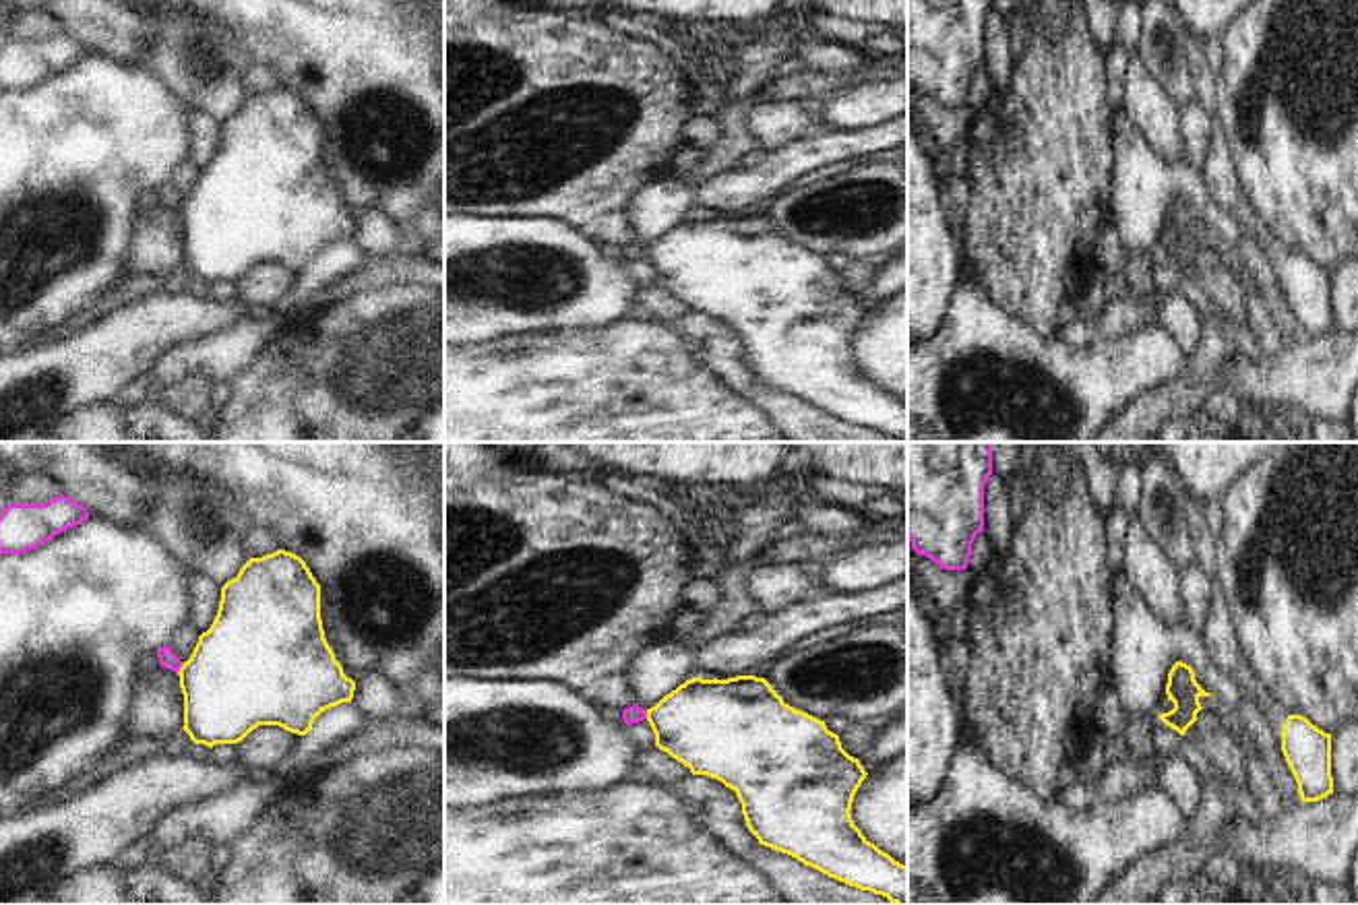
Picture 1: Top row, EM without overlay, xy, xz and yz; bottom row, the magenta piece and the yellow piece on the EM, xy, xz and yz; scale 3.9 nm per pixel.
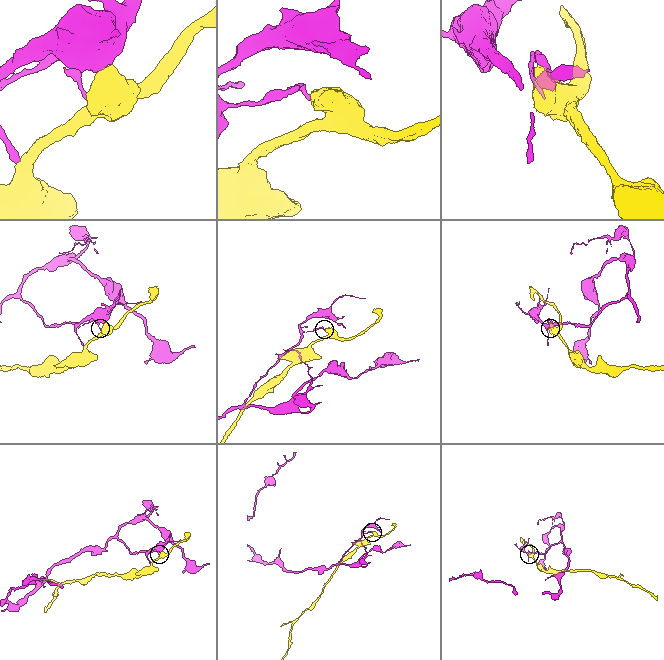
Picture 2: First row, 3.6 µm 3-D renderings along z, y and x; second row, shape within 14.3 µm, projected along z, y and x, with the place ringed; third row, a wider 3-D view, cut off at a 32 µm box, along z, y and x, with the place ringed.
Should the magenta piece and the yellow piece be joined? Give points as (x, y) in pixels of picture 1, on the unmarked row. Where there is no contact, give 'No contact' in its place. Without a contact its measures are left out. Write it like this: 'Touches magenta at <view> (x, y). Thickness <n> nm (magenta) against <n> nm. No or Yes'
Touches magenta at xy (180, 203). Thickness 70 nm (magenta) against 440 nm. No.

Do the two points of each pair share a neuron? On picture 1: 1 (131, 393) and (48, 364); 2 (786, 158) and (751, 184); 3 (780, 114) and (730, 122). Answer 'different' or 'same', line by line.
1: different
2: same
3: different

